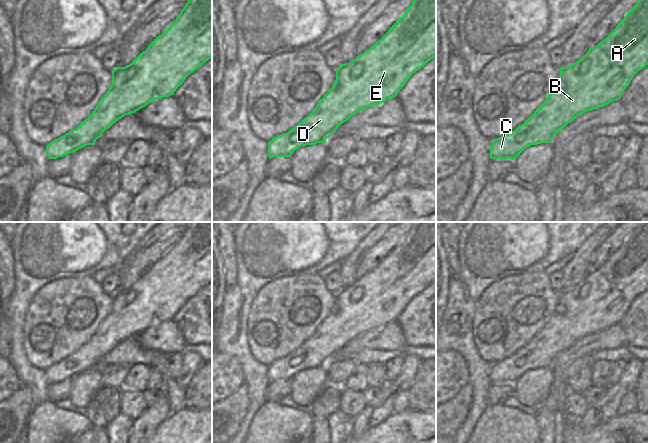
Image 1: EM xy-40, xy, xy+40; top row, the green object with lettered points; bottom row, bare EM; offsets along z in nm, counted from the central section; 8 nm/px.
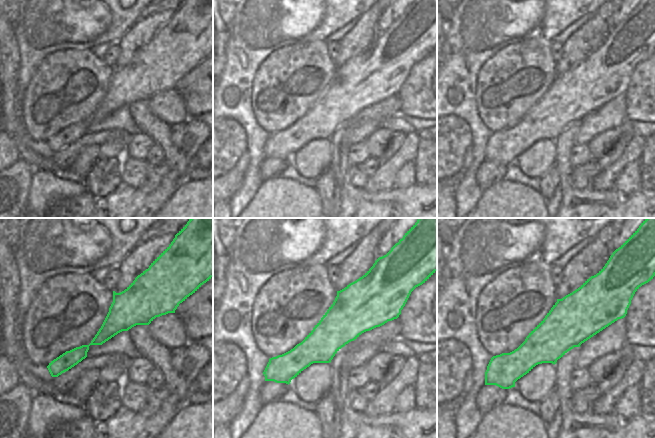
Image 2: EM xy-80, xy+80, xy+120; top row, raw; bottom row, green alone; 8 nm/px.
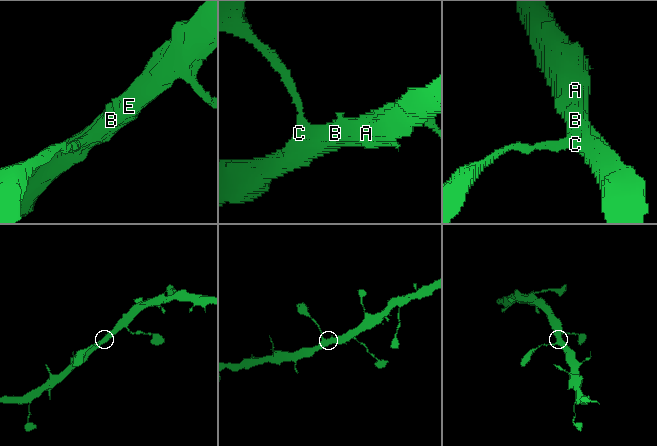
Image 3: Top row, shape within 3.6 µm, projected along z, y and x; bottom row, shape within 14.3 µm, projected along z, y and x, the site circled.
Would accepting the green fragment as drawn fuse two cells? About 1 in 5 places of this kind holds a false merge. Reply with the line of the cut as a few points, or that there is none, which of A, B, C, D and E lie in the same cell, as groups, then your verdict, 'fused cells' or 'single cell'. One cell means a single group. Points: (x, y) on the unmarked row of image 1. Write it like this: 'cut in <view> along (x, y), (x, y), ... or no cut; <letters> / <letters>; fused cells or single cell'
no cut; A B C D E; single cell

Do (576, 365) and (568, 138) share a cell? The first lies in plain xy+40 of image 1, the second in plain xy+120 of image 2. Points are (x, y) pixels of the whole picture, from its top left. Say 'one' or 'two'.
two

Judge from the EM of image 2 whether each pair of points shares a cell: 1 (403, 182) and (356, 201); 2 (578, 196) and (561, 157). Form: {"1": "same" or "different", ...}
{"1": "different", "2": "same"}

